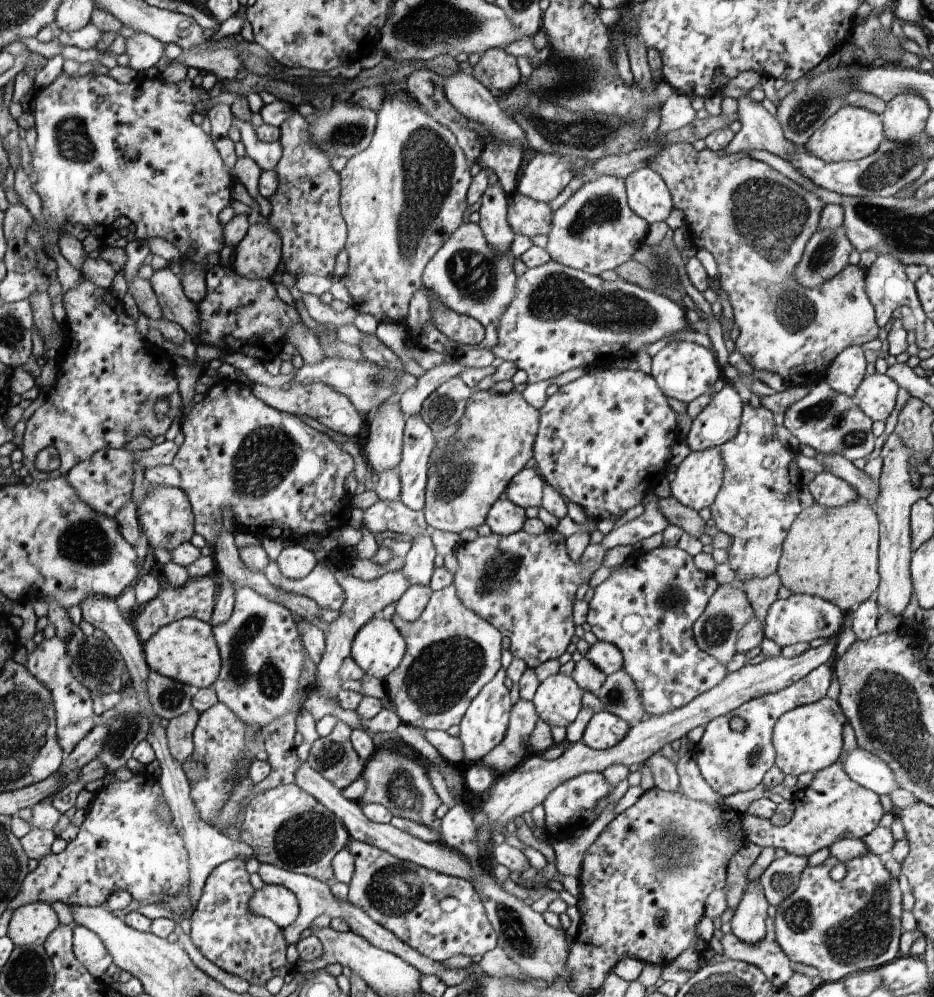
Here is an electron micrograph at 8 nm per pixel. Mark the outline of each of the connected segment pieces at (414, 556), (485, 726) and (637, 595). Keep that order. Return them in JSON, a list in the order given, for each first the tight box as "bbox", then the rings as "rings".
[{"bbox":[403,534,436,587],"rings":[[[430,534],[418,536],[411,541],[412,548],[406,556],[403,574],[410,586],[428,587],[435,570],[436,548],[431,542]]]},{"bbox":[459,668,513,765],"rings":[[[500,668],[500,672],[497,672],[496,676],[483,686],[460,722],[459,740],[463,747],[464,762],[468,765],[482,762],[492,750],[503,743],[502,738],[508,730],[508,718],[511,718],[510,710],[513,710],[508,688],[504,686],[505,672],[504,668]]]},{"bbox":[587,547,727,715],"rings":[[[660,547],[652,552],[638,551],[634,554],[627,563],[613,568],[611,576],[600,584],[594,590],[594,598],[590,600],[590,609],[588,610],[587,623],[592,627],[592,633],[596,635],[598,641],[614,644],[621,652],[624,658],[623,671],[625,671],[635,683],[636,689],[640,692],[641,700],[648,715],[664,715],[676,711],[677,709],[686,707],[707,691],[711,691],[727,676],[727,668],[713,657],[710,657],[706,652],[700,650],[696,645],[693,636],[693,625],[696,620],[707,611],[707,605],[715,591],[719,590],[721,585],[716,582],[712,572],[701,572],[700,568],[696,568],[696,556],[690,556],[688,552],[684,552],[682,548],[677,547]]]}]

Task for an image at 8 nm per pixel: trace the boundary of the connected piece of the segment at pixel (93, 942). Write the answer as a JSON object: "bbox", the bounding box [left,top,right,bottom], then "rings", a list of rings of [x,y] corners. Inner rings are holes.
{"bbox":[73,925,113,977],"rings":[[[78,925],[73,928],[73,945],[76,959],[95,977],[102,977],[113,963],[102,940],[82,926]]]}

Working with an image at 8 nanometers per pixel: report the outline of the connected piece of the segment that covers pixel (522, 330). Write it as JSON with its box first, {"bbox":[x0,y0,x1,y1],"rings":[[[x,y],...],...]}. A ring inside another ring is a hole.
{"bbox":[491,260,688,384],"rings":[[[554,260],[526,270],[516,280],[515,288],[515,299],[499,319],[499,343],[491,351],[496,358],[512,361],[519,370],[526,372],[529,384],[556,378],[579,366],[607,368],[620,358],[629,358],[639,348],[648,347],[675,332],[688,329],[686,310],[666,294],[641,288],[622,278],[606,282]]]}

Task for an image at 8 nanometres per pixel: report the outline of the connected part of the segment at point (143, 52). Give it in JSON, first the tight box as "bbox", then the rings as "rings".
{"bbox":[126,33,165,74],"rings":[[[136,33],[126,40],[126,56],[128,56],[128,67],[141,74],[154,67],[165,55],[165,47],[152,36]]]}

